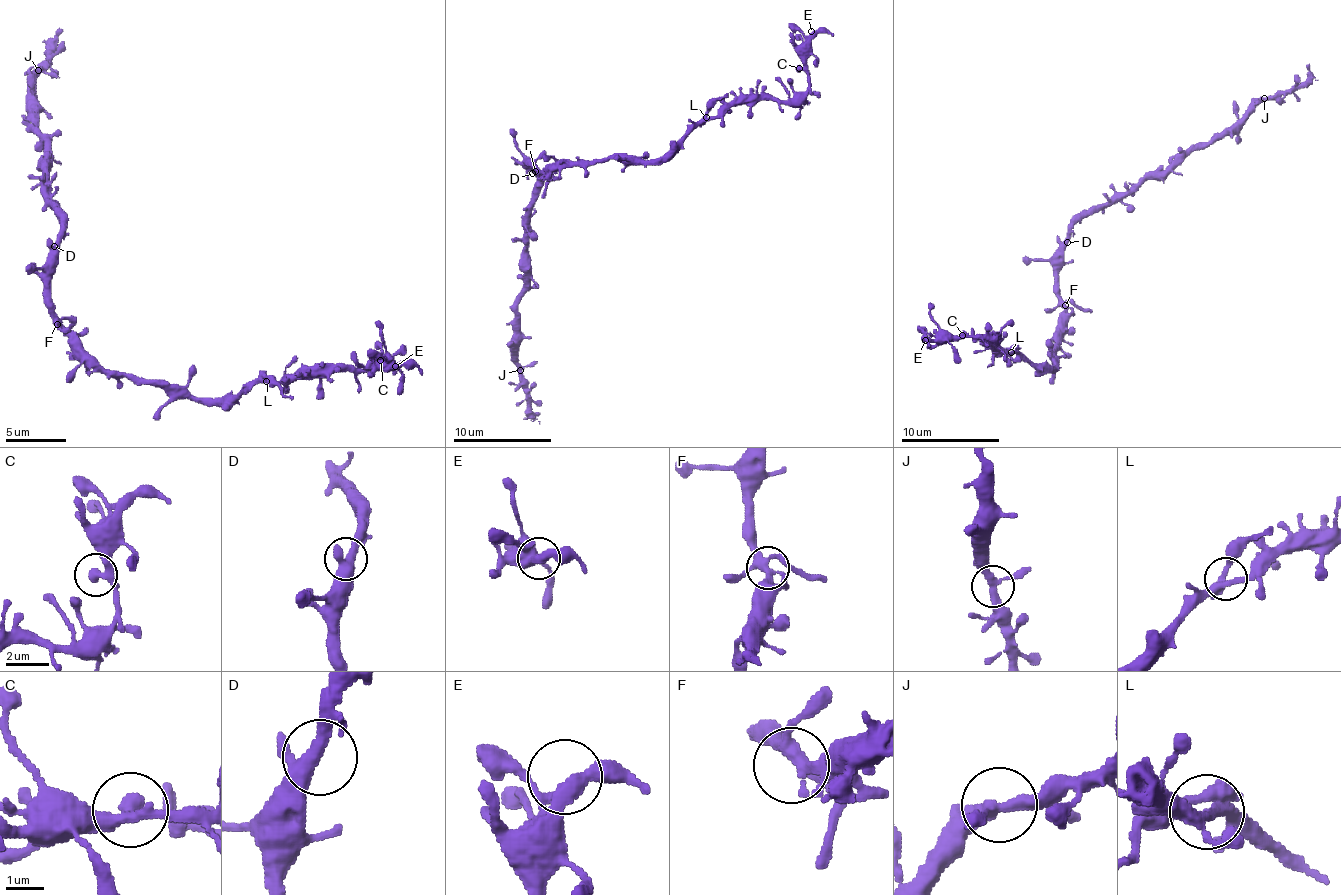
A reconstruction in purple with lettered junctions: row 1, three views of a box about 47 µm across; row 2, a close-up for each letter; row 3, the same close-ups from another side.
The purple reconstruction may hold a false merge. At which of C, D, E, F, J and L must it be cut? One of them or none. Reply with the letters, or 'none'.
none

